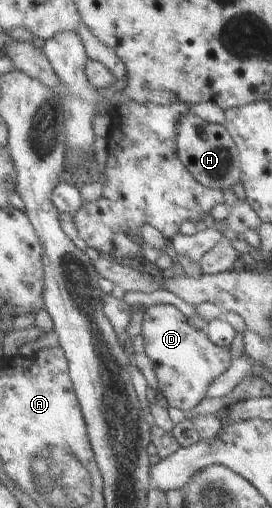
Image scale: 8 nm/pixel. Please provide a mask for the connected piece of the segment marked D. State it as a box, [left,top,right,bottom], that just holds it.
[141,304,232,411]

